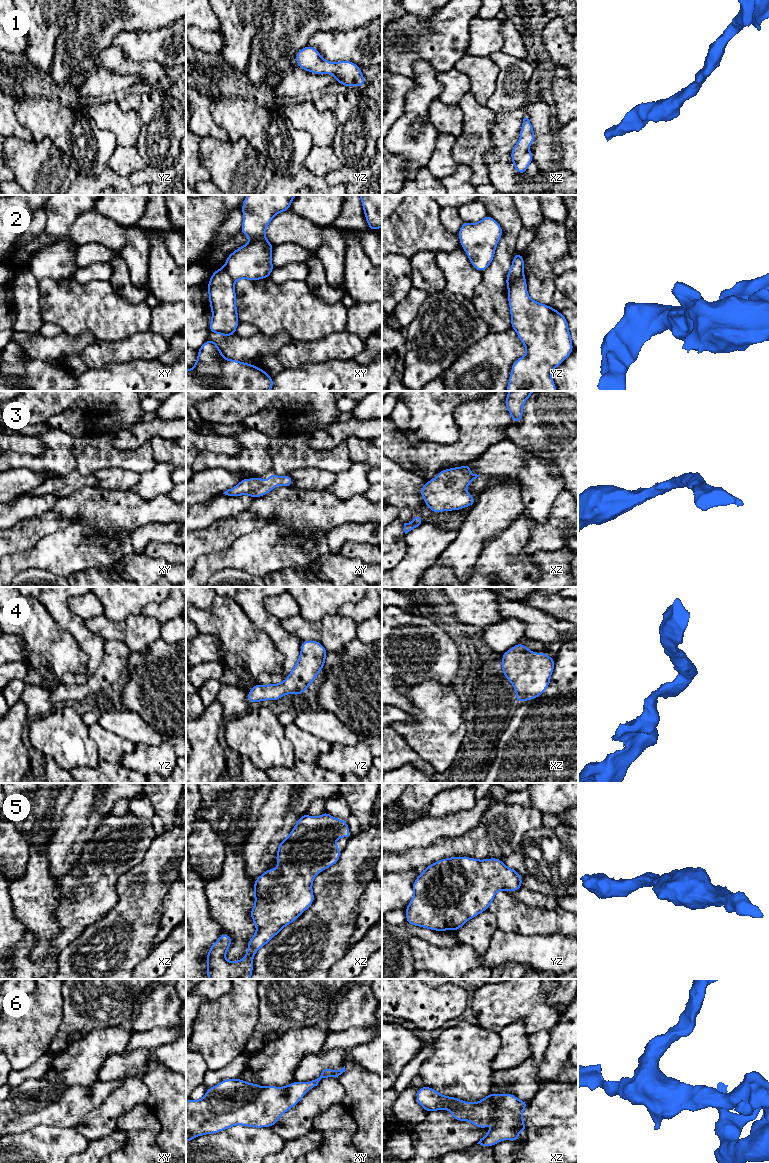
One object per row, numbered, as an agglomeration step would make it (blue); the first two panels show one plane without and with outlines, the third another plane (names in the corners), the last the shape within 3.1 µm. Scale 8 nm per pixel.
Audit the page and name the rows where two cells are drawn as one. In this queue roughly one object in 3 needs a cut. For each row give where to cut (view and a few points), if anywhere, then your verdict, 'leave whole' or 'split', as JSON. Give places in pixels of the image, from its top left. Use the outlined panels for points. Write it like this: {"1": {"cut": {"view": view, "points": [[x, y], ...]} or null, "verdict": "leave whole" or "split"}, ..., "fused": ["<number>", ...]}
{"1": {"cut": null, "verdict": "leave whole"}, "2": {"cut": {"view": "yz", "points": [[523, 275], [519, 276], [508, 287]]}, "verdict": "split"}, "3": {"cut": null, "verdict": "leave whole"}, "4": {"cut": null, "verdict": "leave whole"}, "5": {"cut": null, "verdict": "leave whole"}, "6": {"cut": null, "verdict": "leave whole"}, "fused": ["2"]}

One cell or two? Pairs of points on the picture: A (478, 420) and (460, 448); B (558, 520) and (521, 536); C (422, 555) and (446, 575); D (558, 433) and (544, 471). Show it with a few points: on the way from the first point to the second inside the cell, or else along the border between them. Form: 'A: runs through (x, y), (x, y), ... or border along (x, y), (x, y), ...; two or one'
A: runs through (478, 427), (478, 430), (467, 441); one
B: border along (537, 523), (523, 553); two
C: border along (434, 562), (427, 566), (419, 576); two
D: border along (530, 452), (550, 463), (563, 480); two

